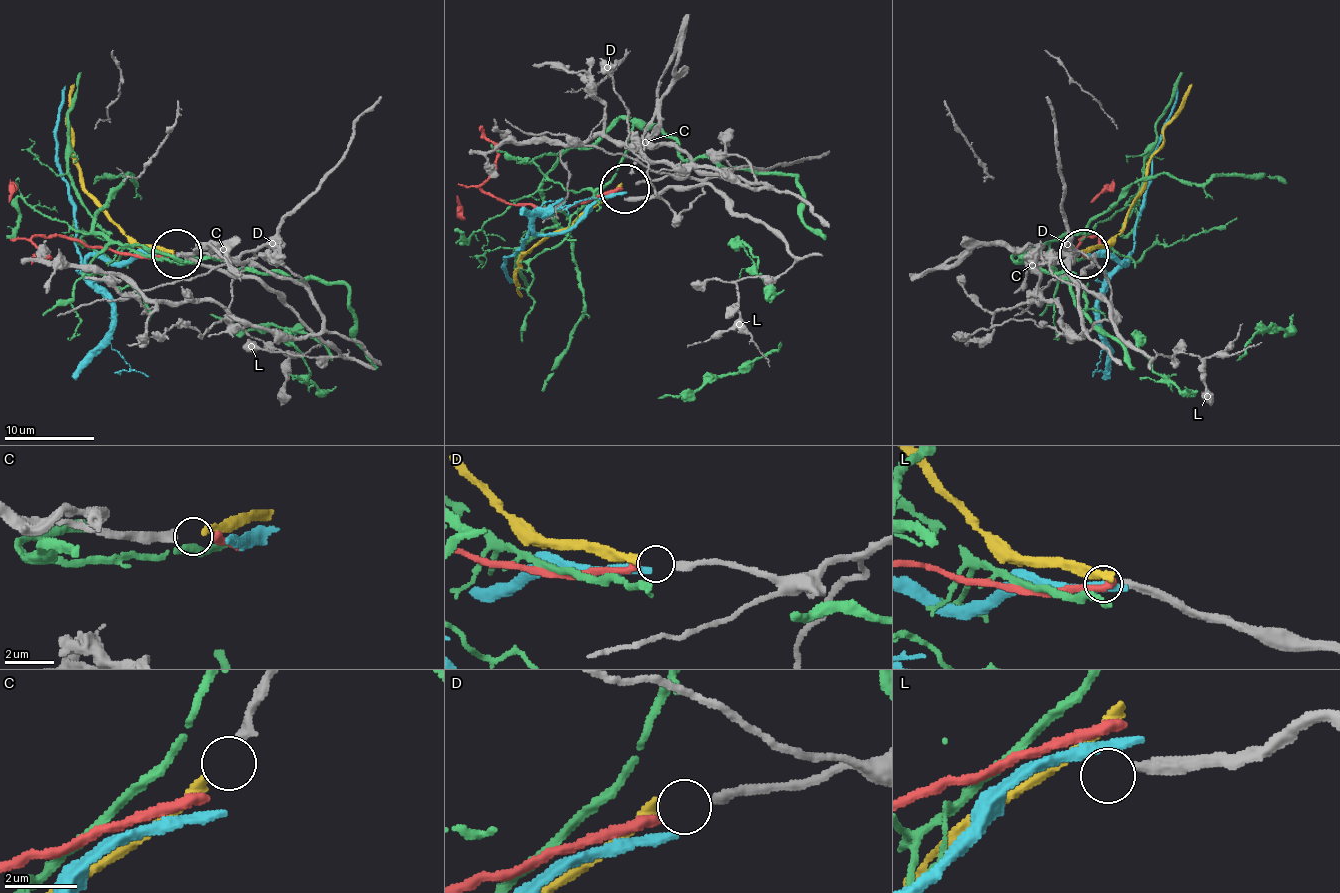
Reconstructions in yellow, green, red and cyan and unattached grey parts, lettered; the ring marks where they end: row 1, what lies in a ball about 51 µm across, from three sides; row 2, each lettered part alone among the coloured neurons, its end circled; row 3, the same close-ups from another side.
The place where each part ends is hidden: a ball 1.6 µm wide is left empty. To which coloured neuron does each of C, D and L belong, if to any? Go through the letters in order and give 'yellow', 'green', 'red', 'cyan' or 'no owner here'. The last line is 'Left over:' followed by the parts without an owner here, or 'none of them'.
C: yellow
D: red
L: no owner here
Left over: L

